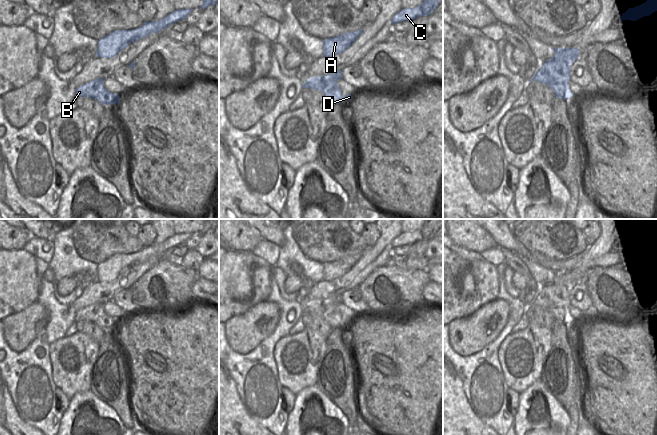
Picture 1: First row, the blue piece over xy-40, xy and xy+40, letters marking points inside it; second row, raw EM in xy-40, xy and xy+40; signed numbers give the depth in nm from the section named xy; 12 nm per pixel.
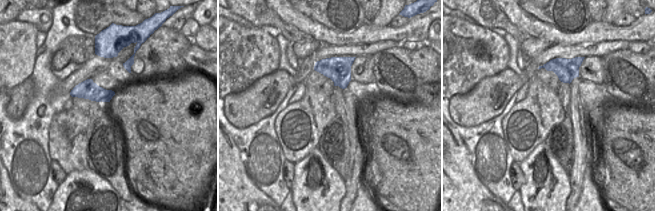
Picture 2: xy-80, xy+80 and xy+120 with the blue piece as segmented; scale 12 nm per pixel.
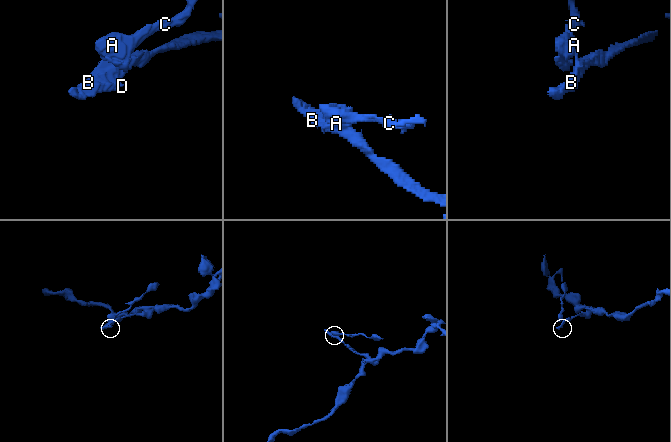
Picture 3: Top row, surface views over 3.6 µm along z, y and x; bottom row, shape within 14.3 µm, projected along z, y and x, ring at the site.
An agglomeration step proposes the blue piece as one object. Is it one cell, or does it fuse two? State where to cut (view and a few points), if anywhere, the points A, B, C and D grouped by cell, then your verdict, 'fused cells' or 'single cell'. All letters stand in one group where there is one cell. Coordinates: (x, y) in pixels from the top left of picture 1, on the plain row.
cut in xy+40 along (556, 272), (554, 274); A C / B D; fused cells

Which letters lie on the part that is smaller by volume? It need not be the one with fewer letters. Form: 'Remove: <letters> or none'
Remove: A, C

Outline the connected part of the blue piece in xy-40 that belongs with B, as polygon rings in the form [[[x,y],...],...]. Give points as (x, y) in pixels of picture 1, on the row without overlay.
[[[97,302],[76,312],[75,322],[91,321],[103,329],[119,328],[121,322],[118,320],[118,318],[109,316],[104,311],[103,304],[103,302]]]

